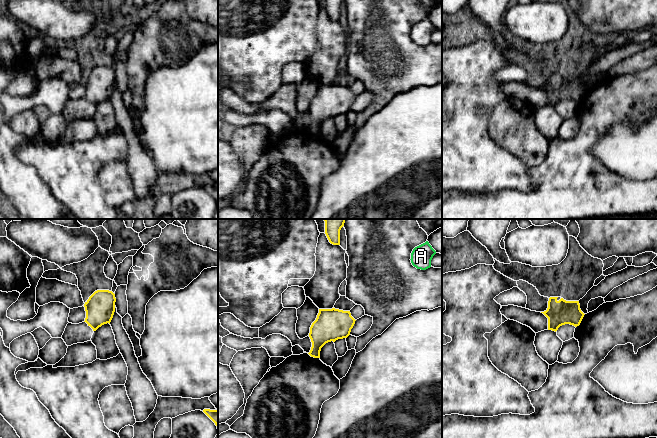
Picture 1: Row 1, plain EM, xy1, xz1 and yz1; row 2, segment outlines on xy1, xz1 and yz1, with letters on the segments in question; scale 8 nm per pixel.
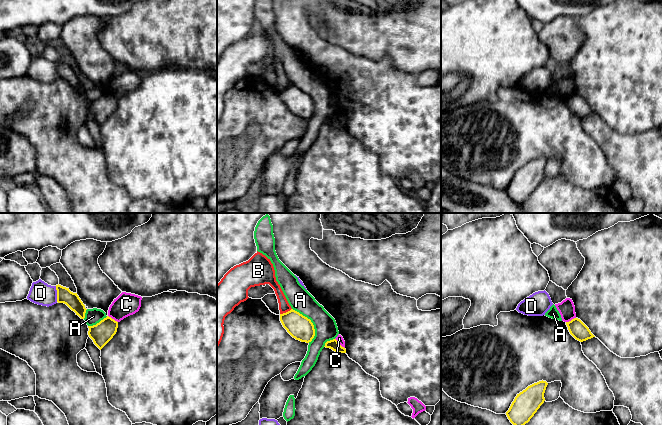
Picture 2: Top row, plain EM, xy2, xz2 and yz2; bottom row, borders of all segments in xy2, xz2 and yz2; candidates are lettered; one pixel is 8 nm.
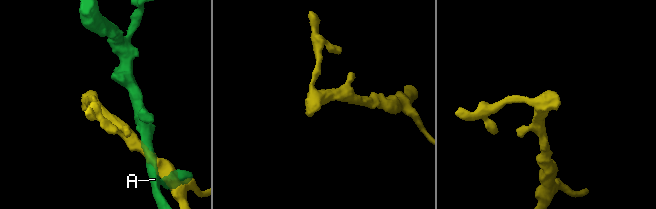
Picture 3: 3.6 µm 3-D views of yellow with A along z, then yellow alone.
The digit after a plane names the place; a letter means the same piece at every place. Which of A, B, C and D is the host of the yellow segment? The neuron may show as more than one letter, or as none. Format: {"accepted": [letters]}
{"accepted": []}

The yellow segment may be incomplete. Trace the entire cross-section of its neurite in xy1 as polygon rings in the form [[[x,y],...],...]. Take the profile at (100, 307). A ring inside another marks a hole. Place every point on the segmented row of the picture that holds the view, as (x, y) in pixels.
[[[41,277],[36,287],[36,303],[43,306],[60,302],[68,308],[85,307],[85,321],[93,331],[111,322],[115,312],[115,294],[109,290],[97,290],[84,302],[78,286]]]

